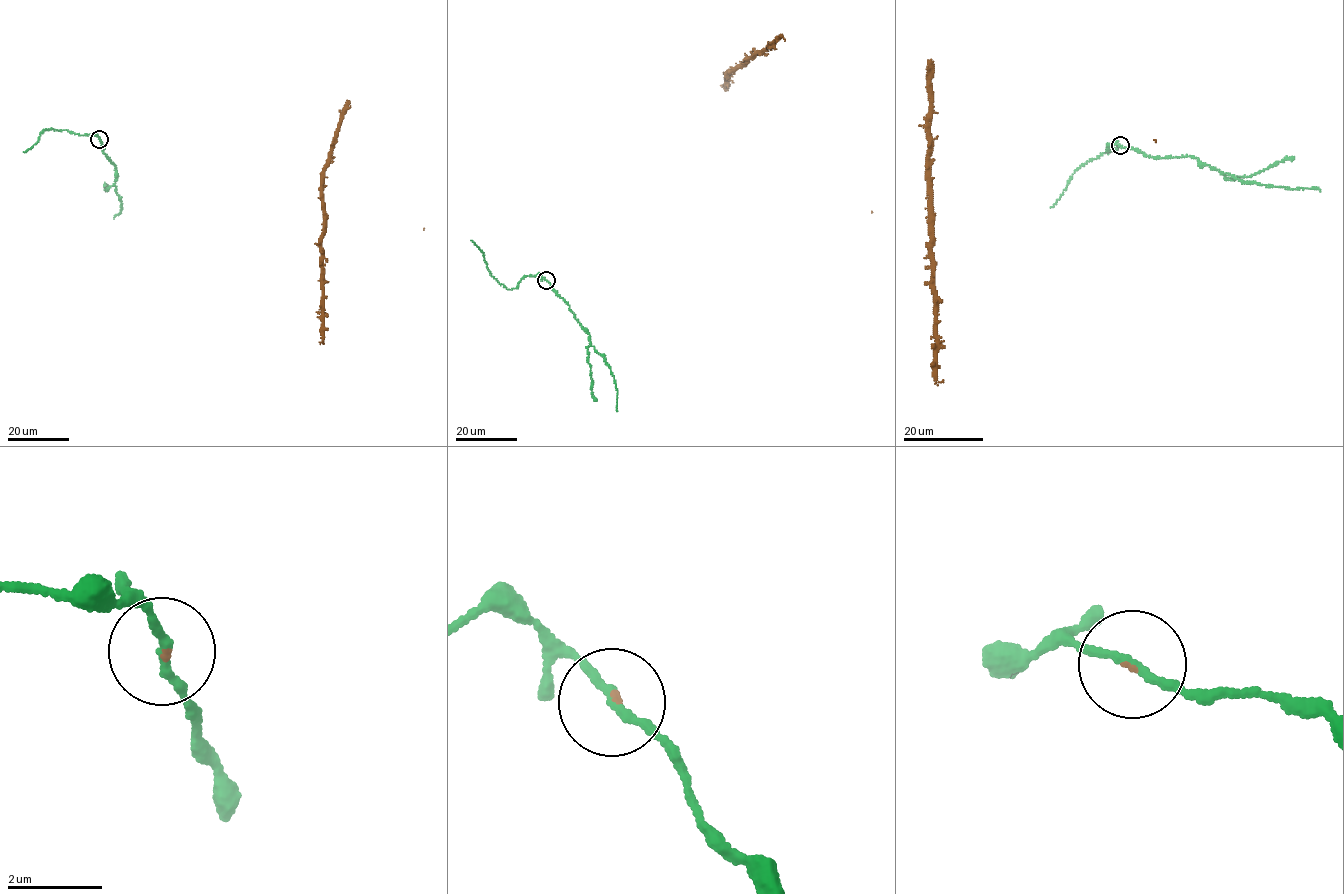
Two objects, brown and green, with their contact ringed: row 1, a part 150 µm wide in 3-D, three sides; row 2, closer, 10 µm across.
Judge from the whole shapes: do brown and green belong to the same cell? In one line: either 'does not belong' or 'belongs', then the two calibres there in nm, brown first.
belongs; calibres 70 and 180 nm

